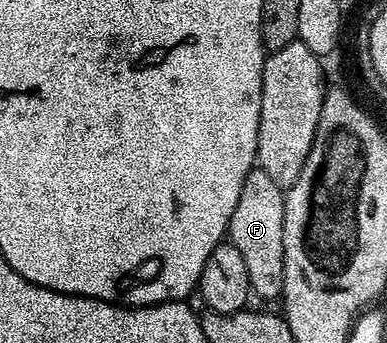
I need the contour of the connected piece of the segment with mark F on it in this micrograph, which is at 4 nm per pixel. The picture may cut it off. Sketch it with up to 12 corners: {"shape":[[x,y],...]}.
{"shape":[[261,168],[245,184],[227,237],[252,294],[282,298],[285,190]]}

